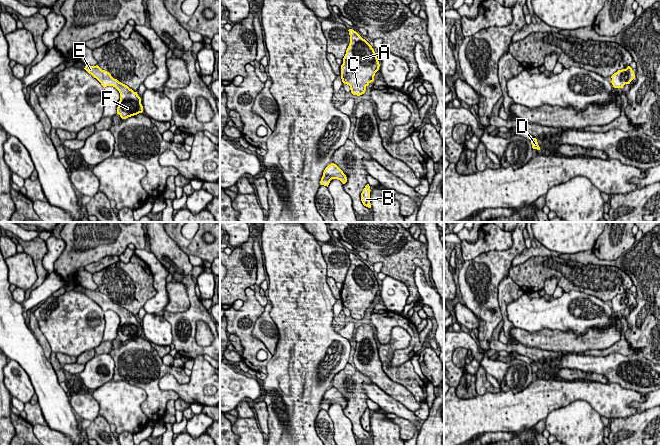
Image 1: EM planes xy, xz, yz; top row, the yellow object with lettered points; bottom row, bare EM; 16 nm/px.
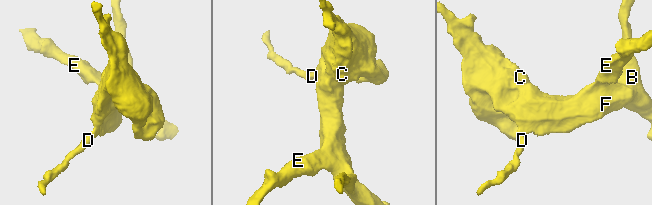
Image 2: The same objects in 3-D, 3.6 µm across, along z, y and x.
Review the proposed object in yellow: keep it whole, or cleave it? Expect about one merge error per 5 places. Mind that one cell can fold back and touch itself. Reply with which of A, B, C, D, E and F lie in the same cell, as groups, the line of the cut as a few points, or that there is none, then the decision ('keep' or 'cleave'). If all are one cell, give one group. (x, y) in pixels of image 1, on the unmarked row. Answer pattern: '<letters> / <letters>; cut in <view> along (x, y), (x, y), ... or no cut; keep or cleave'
A B C D E F; no cut; keep

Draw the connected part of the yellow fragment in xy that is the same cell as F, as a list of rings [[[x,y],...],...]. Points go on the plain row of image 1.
[[[86,289],[84,293],[96,302],[104,312],[113,310],[119,315],[120,325],[117,331],[117,338],[119,338],[122,343],[143,336],[141,322],[138,320],[137,316],[134,316],[127,309],[114,303],[109,296],[102,294],[98,289]]]

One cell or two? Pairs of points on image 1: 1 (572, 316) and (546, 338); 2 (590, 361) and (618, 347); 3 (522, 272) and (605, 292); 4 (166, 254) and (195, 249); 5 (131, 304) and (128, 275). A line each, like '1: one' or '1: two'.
1: two
2: two
3: one
4: two
5: one

